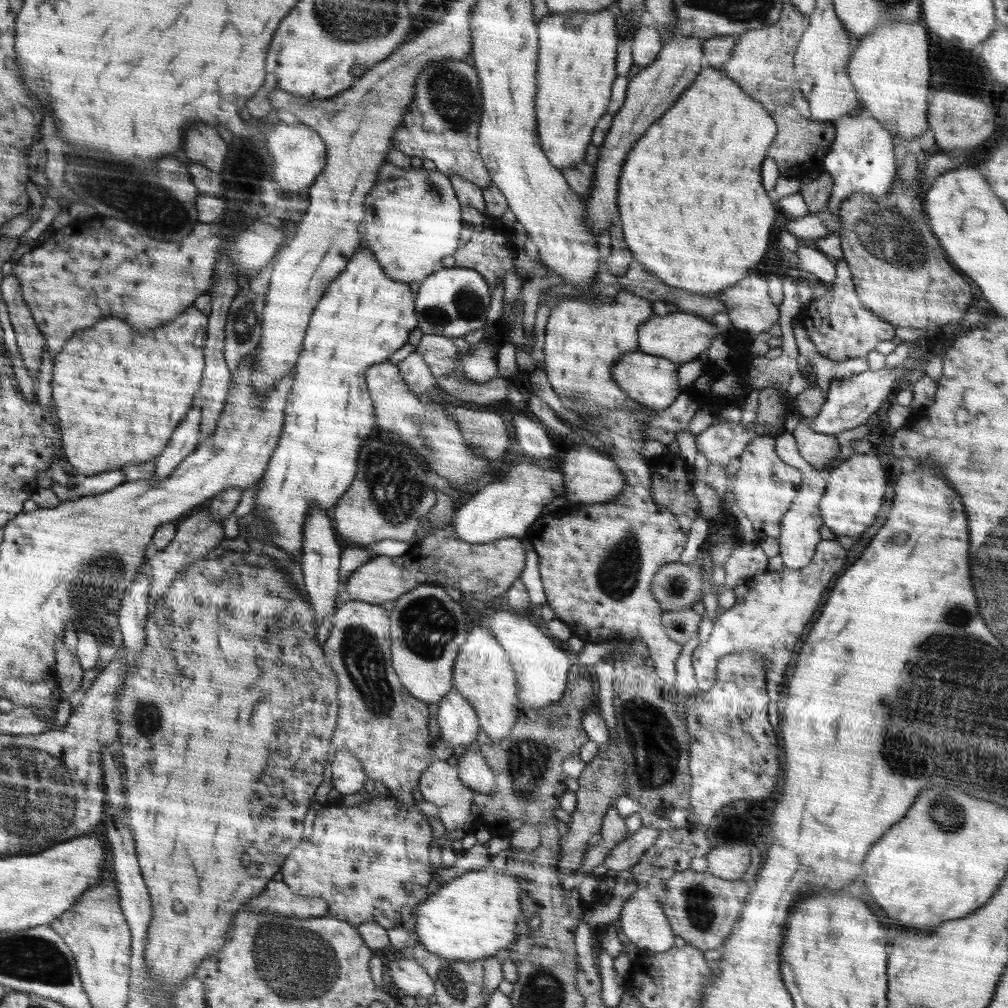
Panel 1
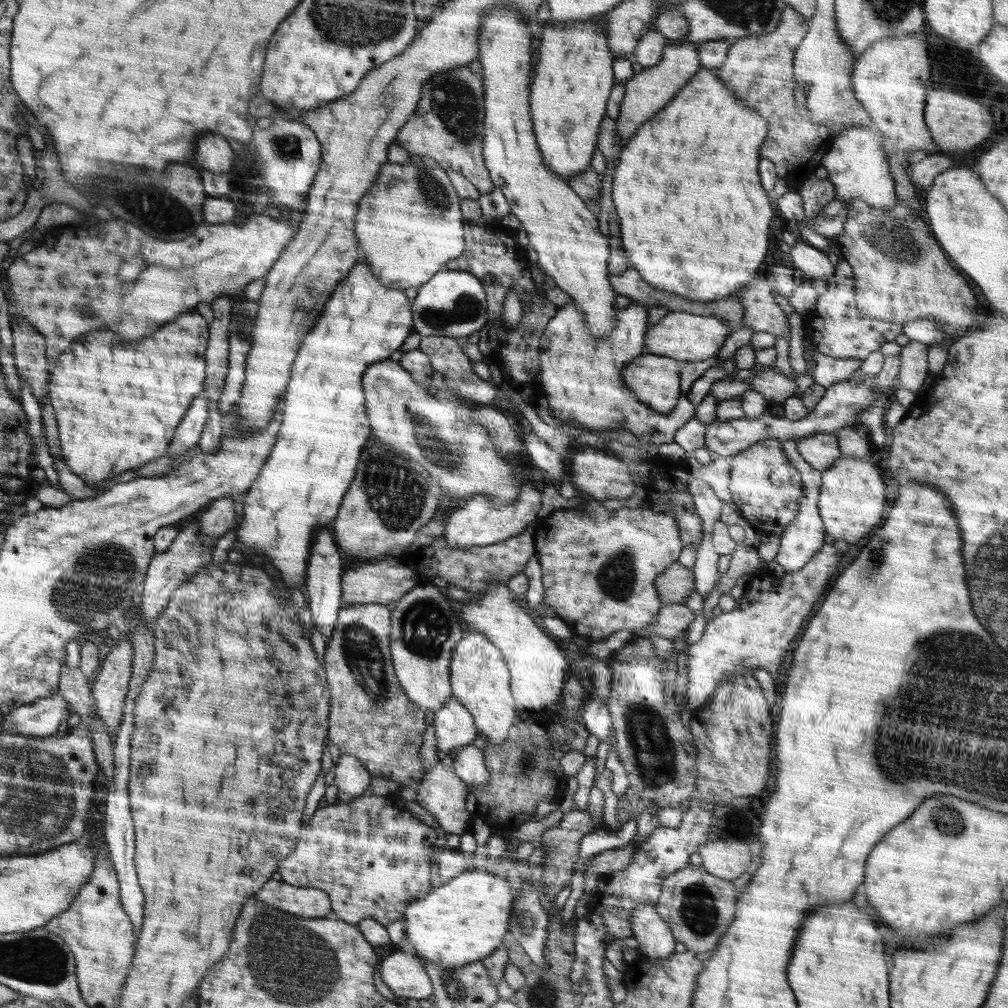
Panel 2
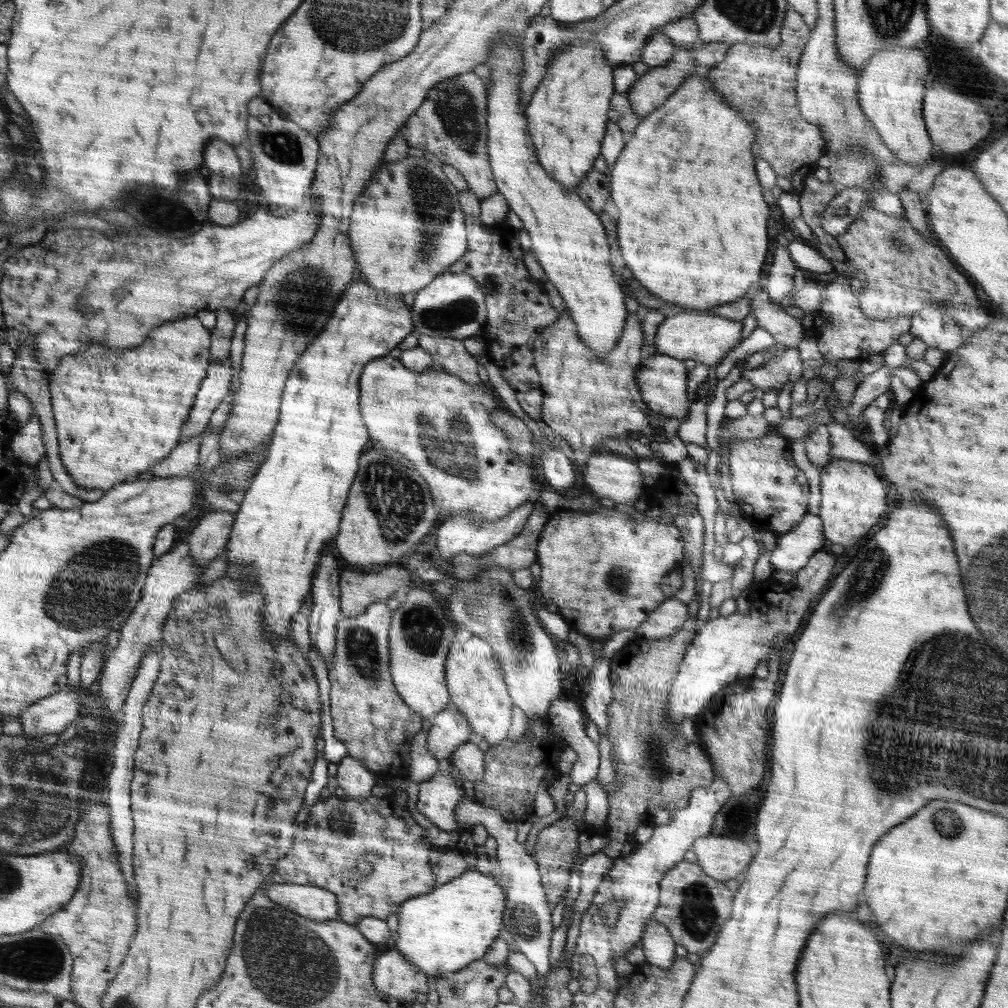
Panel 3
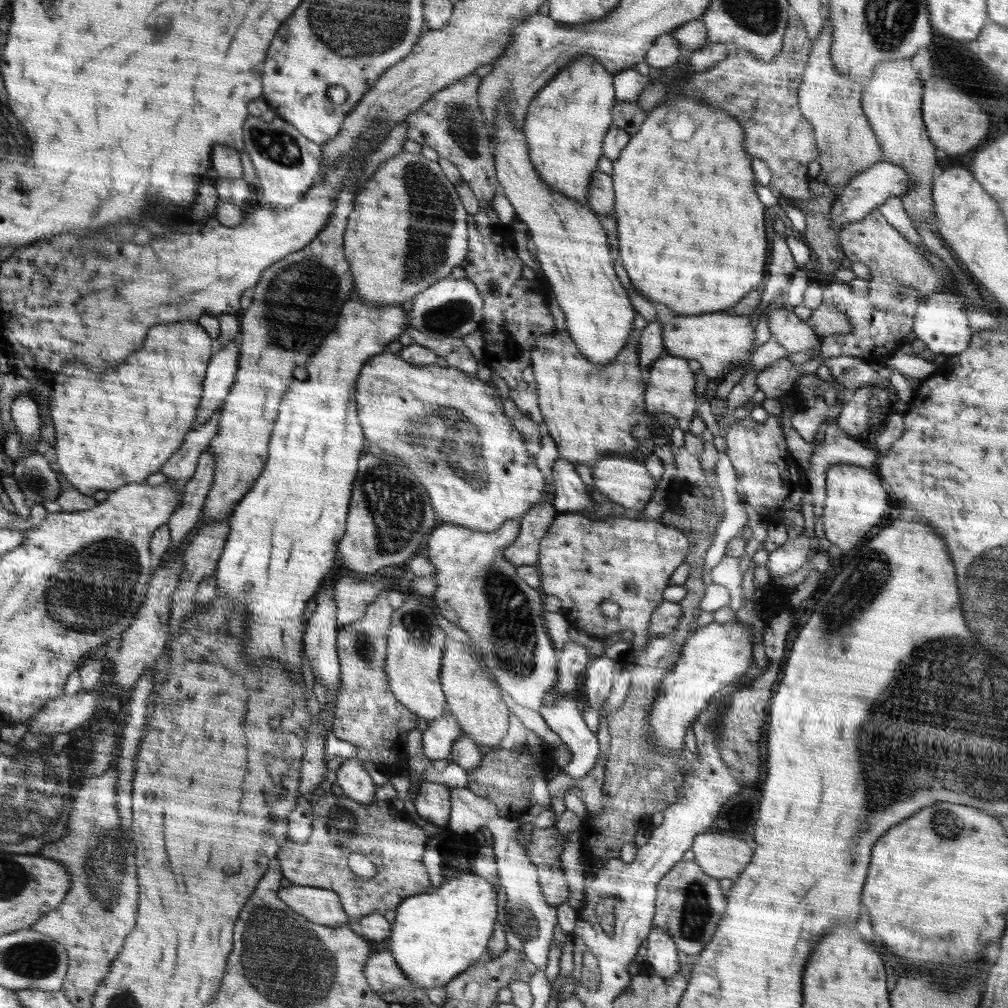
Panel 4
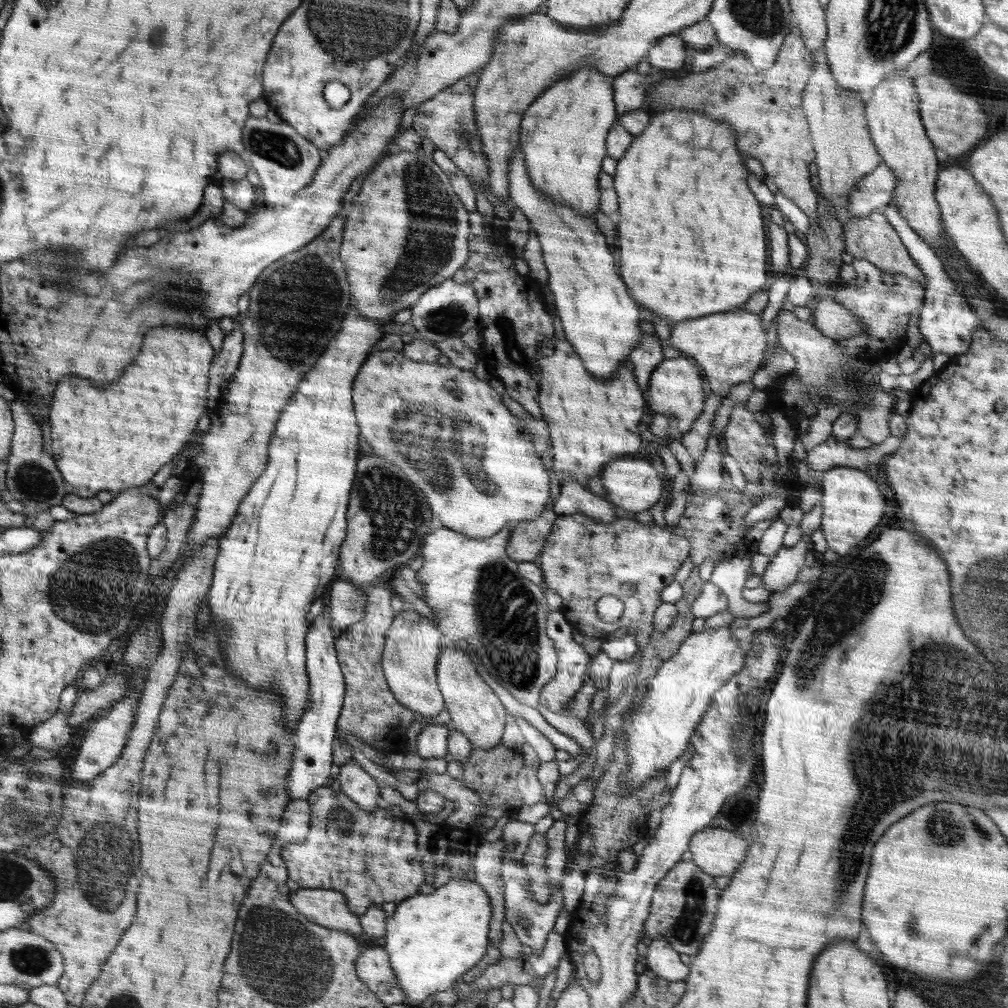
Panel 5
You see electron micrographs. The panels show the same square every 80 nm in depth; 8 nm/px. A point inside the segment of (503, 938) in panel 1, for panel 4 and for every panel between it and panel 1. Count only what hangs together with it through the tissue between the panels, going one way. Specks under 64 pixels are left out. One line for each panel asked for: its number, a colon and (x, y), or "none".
2: (465, 920)
3: (439, 933)
4: (436, 936)

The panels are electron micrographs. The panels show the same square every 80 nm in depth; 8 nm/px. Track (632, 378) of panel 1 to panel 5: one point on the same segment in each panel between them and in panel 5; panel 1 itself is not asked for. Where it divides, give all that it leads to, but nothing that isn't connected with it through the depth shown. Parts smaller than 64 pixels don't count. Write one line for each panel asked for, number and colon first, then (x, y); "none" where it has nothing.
2: (655, 379)
3: (661, 379)
4: (670, 384)
5: (675, 389)

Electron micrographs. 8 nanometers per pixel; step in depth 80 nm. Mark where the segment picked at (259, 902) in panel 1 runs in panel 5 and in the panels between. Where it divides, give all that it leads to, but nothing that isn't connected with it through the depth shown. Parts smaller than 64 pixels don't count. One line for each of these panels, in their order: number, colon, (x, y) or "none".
2: (311, 903)
3: (314, 903)
4: (321, 906)
5: (328, 908)

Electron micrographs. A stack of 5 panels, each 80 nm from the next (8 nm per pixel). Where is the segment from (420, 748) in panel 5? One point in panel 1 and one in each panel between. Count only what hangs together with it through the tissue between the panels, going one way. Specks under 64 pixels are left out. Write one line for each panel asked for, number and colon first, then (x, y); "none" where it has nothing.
1: (457, 719)
2: (454, 724)
3: (449, 729)
4: (442, 732)

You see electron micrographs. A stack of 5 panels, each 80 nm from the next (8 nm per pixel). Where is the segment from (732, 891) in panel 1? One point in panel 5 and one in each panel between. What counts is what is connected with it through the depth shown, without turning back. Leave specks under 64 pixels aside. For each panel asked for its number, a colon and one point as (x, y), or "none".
2: (698, 907)
3: (693, 907)
4: (689, 906)
5: (684, 904)

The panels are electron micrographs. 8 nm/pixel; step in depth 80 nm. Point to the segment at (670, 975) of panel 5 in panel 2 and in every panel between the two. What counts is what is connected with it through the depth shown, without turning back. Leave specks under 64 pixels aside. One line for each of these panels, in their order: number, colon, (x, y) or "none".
2: (653, 936)
3: (658, 946)
4: (662, 953)

